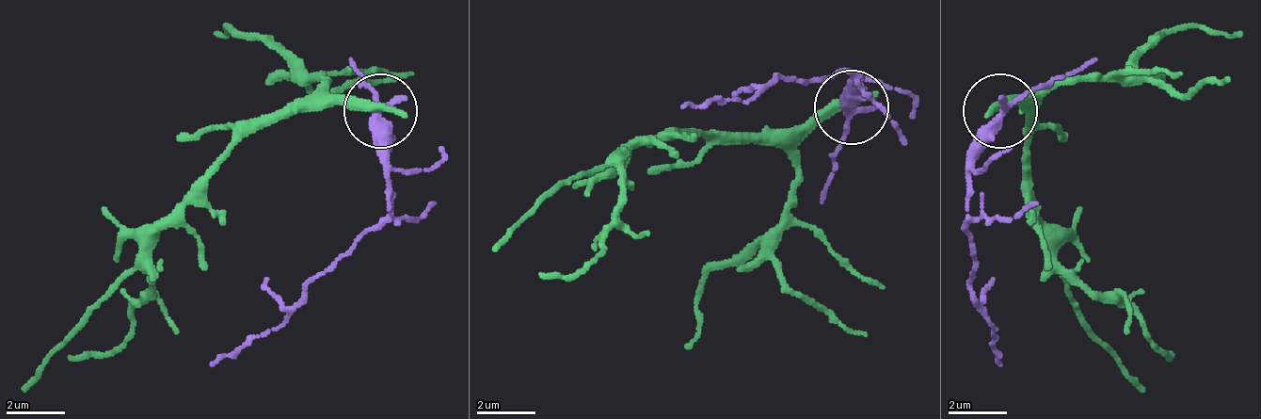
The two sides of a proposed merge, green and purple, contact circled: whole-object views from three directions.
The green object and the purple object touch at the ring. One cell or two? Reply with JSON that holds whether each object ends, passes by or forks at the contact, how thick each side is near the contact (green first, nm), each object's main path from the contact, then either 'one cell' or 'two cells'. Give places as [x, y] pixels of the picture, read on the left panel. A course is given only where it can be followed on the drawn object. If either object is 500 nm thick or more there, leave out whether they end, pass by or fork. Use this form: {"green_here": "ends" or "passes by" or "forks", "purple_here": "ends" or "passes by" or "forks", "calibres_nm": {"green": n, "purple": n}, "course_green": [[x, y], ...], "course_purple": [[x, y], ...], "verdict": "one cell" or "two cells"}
{"green_here": "ends", "purple_here": "passes by", "calibres_nm": {"green": 400, "purple": 340}, "course_green": [[382, 112], [271, 112], [93, 313], [19, 386]], "course_purple": [[382, 112], [390, 209], [279, 327], [212, 364]], "verdict": "two cells"}

